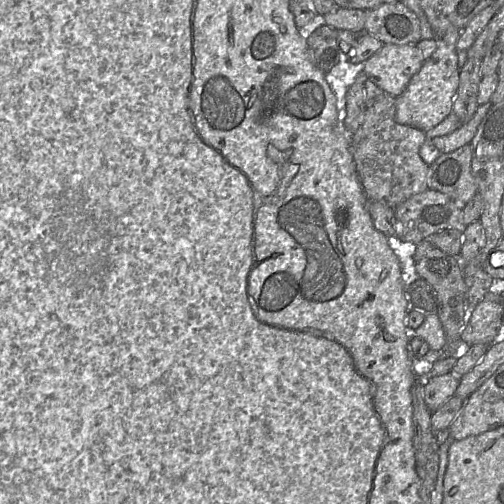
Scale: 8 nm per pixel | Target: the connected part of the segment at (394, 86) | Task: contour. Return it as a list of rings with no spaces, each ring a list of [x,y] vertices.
[[[383,44],[363,63],[367,76],[385,94],[399,97],[423,64],[414,44]]]

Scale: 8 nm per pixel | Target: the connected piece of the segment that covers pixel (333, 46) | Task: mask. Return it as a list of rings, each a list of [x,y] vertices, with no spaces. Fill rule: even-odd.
[[[319,24],[307,38],[307,46],[313,63],[325,74],[340,61],[347,61],[338,46],[337,30]]]

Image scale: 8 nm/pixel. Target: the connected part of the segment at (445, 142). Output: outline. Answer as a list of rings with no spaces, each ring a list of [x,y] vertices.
[[[489,104],[480,105],[471,119],[465,123],[461,123],[459,127],[450,134],[432,138],[432,144],[442,154],[453,152],[463,145],[469,144],[488,107]]]

